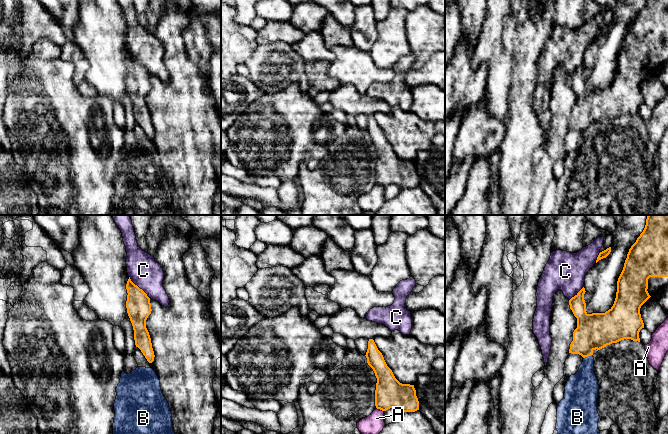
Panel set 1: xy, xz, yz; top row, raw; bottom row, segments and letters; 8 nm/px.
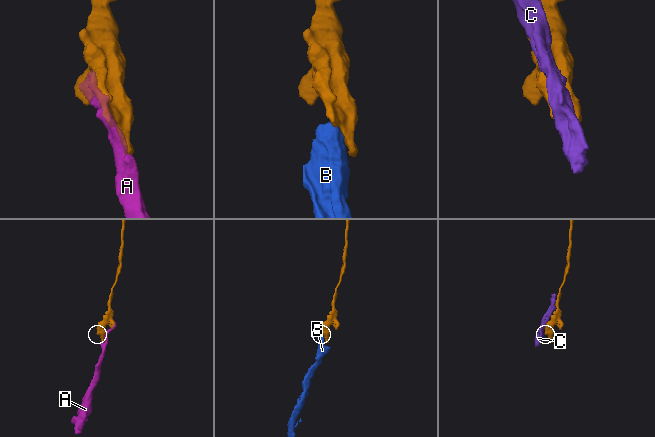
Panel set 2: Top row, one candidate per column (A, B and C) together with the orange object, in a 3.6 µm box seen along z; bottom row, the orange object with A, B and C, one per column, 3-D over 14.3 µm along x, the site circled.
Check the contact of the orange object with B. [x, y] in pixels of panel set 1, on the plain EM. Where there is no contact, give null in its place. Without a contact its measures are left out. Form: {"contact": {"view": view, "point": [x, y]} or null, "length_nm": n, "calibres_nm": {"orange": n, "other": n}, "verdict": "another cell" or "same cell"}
{"contact": {"view": "yz", "point": [588, 131]}, "length_nm": 80, "calibres_nm": {"orange": 280, "other": 220}, "verdict": "another cell"}

